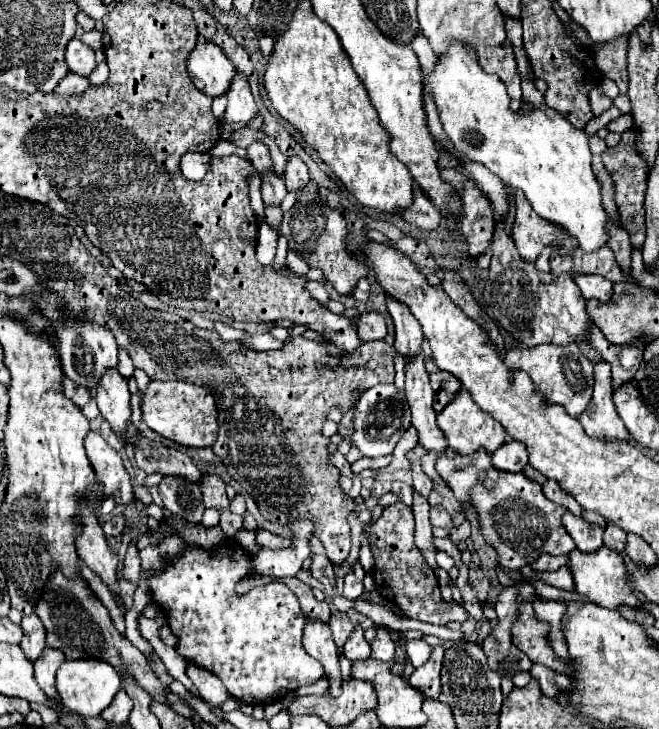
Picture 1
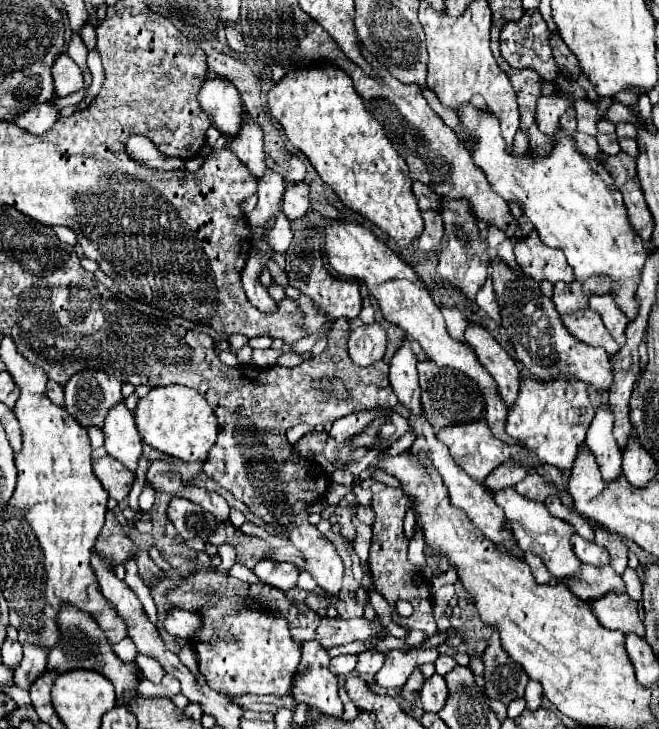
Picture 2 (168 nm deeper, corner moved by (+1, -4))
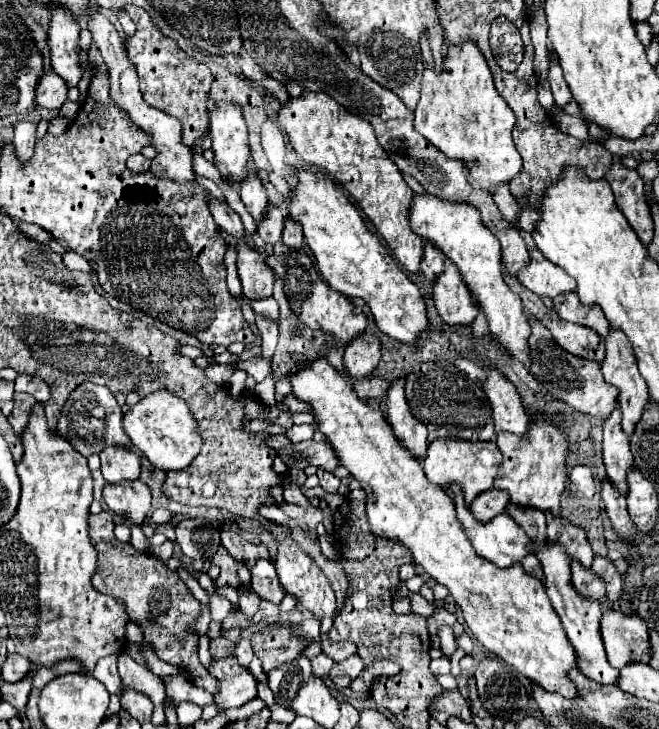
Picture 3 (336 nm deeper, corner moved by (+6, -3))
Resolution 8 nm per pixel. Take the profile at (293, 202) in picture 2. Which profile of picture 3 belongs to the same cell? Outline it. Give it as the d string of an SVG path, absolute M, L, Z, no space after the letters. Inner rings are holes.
M290 218L286 220L282 242L284 242L284 246L288 246L290 250L298 250L298 248L302 246L302 230L298 228L298 224L290 224Z

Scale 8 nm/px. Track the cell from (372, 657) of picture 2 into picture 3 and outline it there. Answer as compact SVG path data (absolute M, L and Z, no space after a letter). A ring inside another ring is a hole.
M358 654L334 664L334 668L330 670L330 680L338 686L338 688L344 688L344 686L350 686L350 682L364 670L364 664L362 664L362 658Z

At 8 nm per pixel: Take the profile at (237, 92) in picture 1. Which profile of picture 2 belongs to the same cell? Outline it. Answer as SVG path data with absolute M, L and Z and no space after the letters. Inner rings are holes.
M243 113L239 135L227 143L227 149L233 151L253 173L253 177L261 177L265 171L265 151L263 151L263 131L261 127L249 117L249 113Z

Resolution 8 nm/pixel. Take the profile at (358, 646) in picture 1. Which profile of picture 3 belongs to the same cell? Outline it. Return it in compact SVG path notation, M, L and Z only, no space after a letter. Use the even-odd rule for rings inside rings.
M318 654L316 658L312 658L312 660L310 660L310 664L312 664L312 674L314 674L314 676L324 678L324 676L330 672L330 668L332 668L334 660L332 660L332 658L328 658L326 654Z

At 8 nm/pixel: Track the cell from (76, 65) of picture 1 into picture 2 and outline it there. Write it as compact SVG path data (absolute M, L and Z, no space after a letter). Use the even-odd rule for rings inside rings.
M61 53L53 65L53 81L55 95L59 97L67 97L83 87L83 73L67 53Z

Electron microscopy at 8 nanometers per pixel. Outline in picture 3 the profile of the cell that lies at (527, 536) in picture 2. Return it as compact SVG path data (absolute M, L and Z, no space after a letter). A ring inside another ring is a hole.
M546 544L540 552L536 552L536 556L540 558L542 568L544 568L546 594L552 602L552 608L560 616L564 632L578 656L578 670L586 678L594 680L596 684L604 684L604 686L616 684L620 672L608 664L602 636L600 636L600 618L602 618L600 602L590 604L590 600L578 600L578 596L574 596L574 588L570 588L570 564L566 564L566 556L562 556L562 548L554 548L552 544Z

